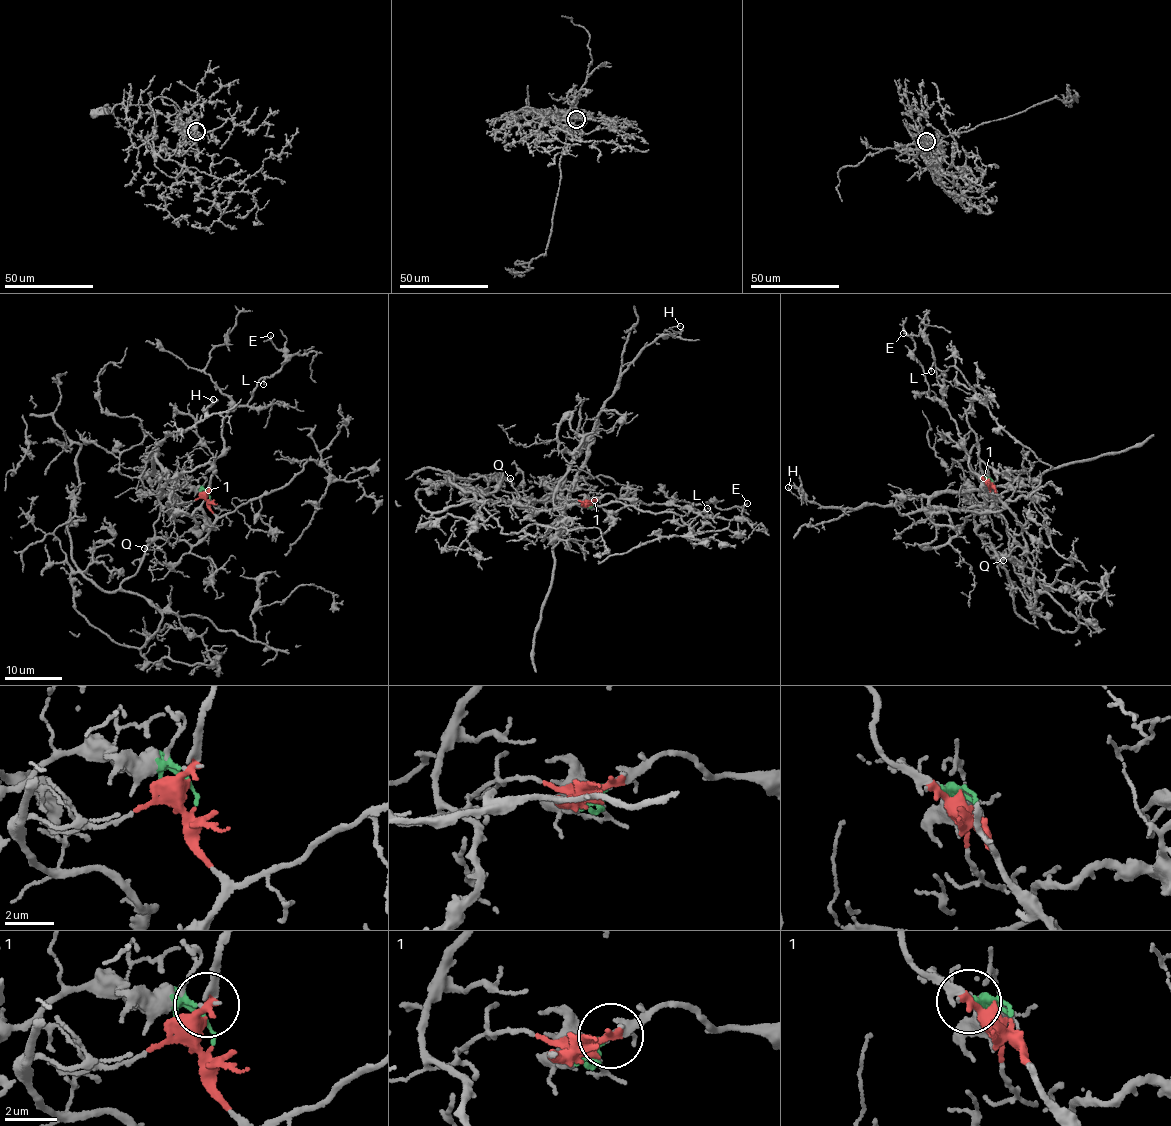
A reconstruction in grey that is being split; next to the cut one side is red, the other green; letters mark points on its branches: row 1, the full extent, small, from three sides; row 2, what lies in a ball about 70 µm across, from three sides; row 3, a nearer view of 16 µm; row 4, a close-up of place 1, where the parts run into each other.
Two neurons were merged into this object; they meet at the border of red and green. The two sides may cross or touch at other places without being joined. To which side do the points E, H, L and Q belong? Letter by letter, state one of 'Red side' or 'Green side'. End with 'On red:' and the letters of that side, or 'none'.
E: Red side
H: Green side
L: Red side
Q: Red side
On red: E, L, Q

